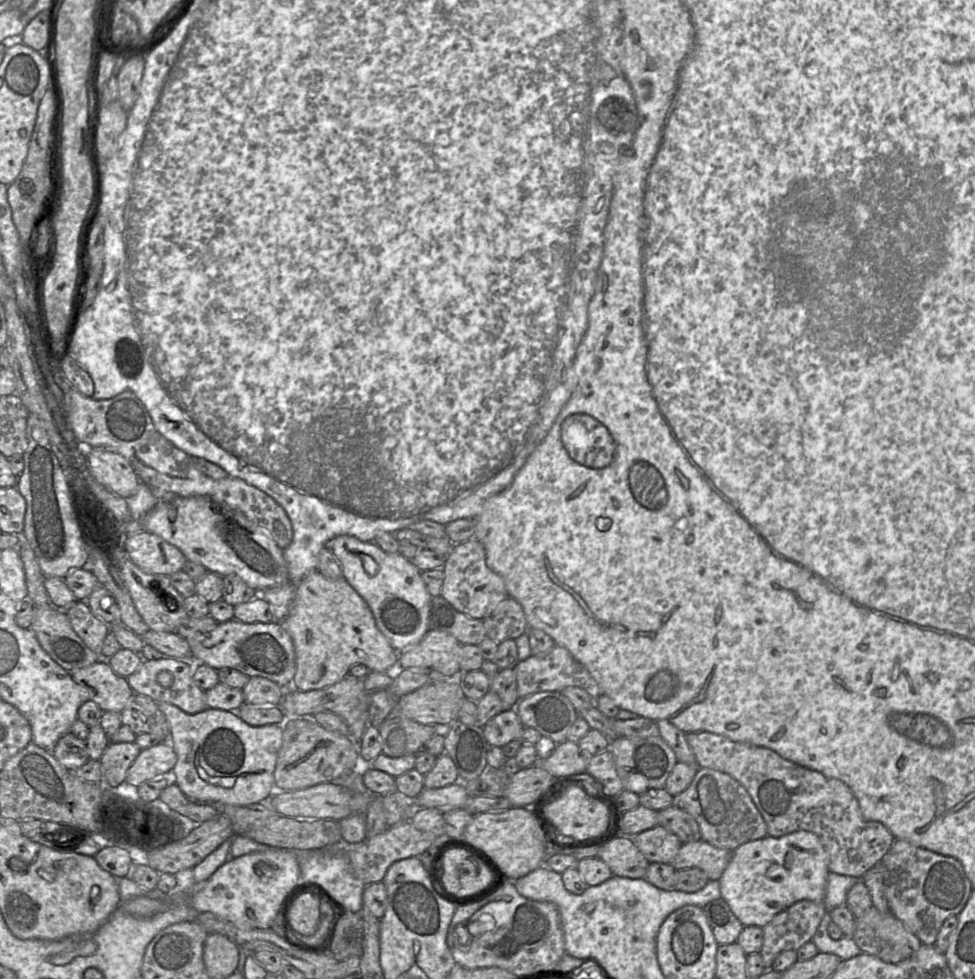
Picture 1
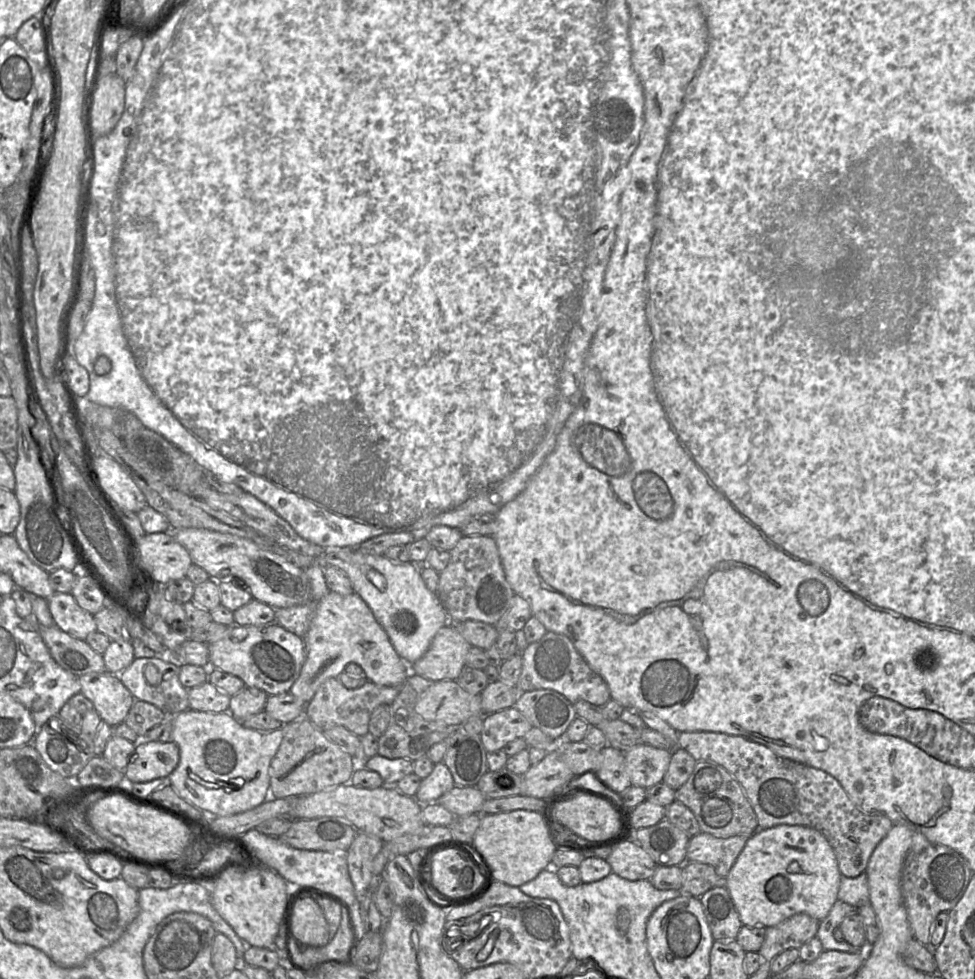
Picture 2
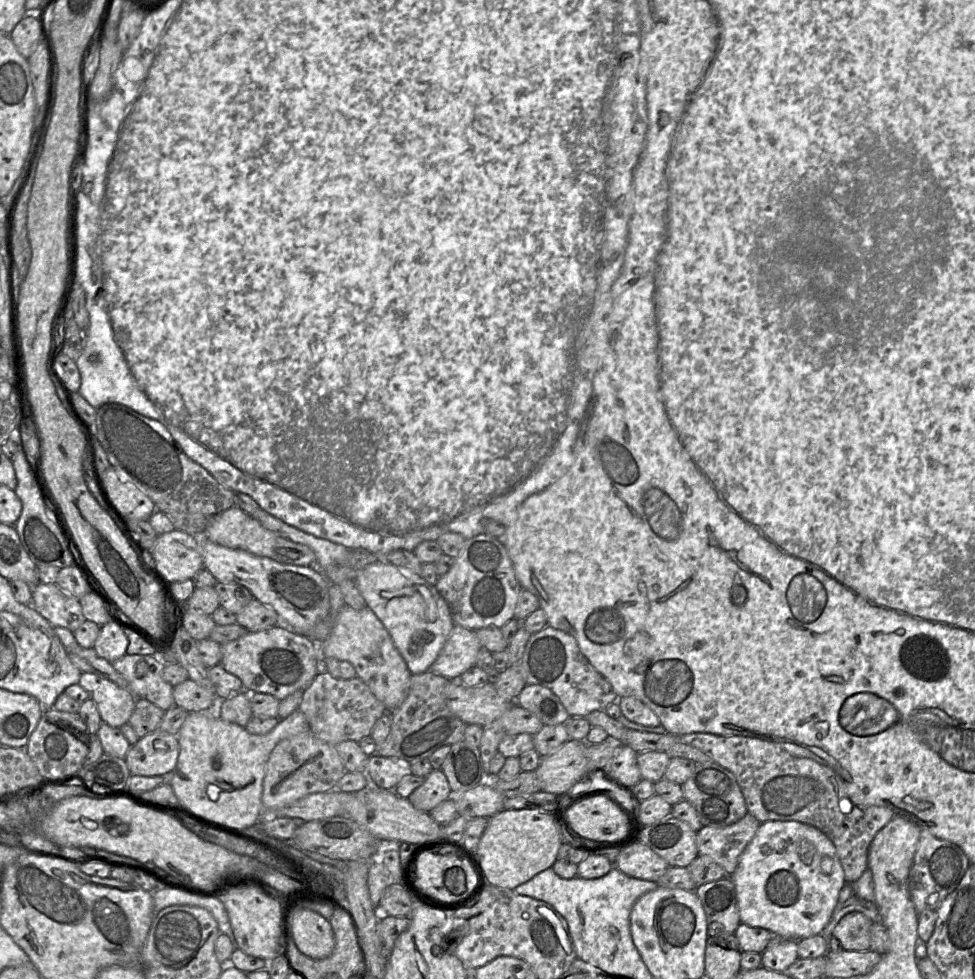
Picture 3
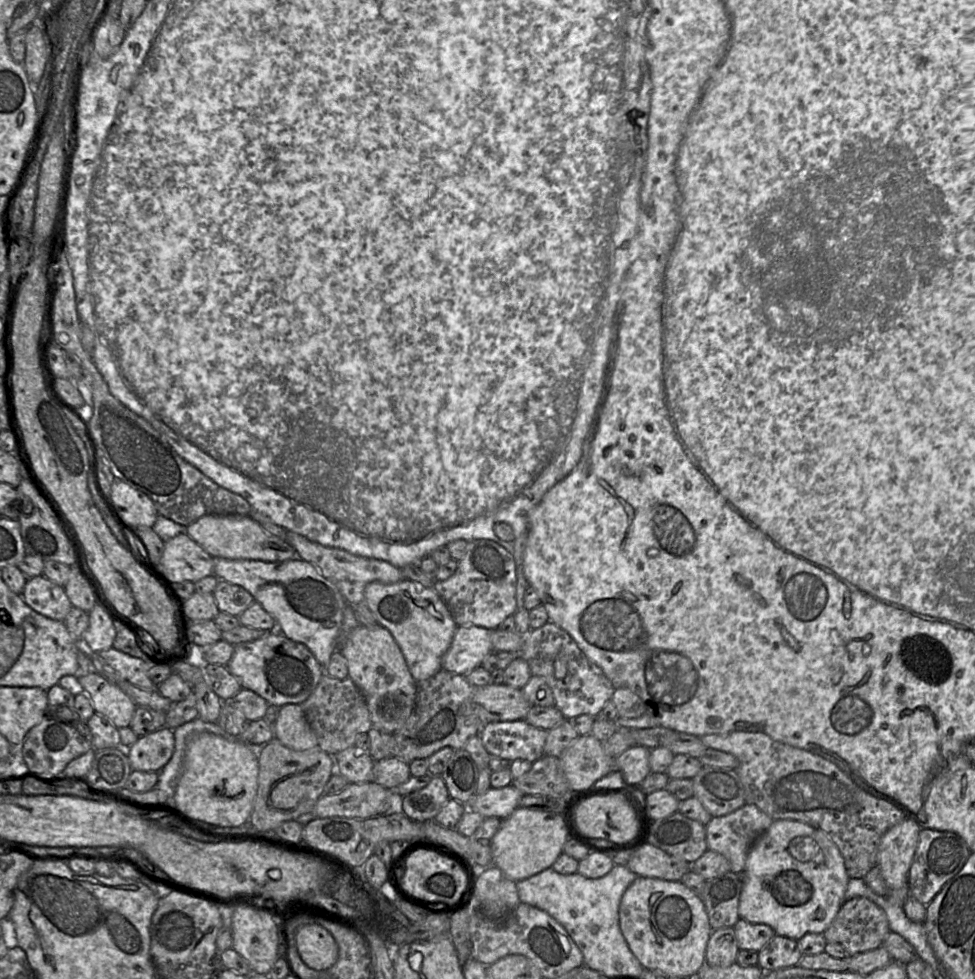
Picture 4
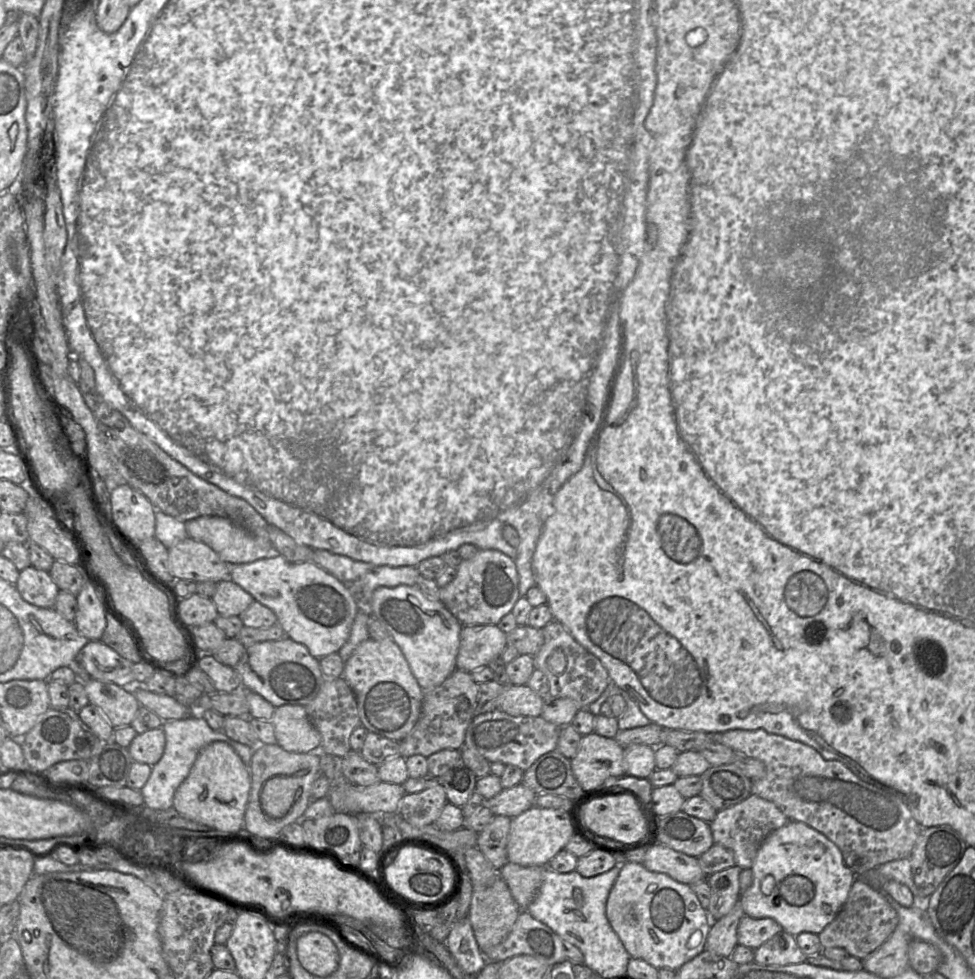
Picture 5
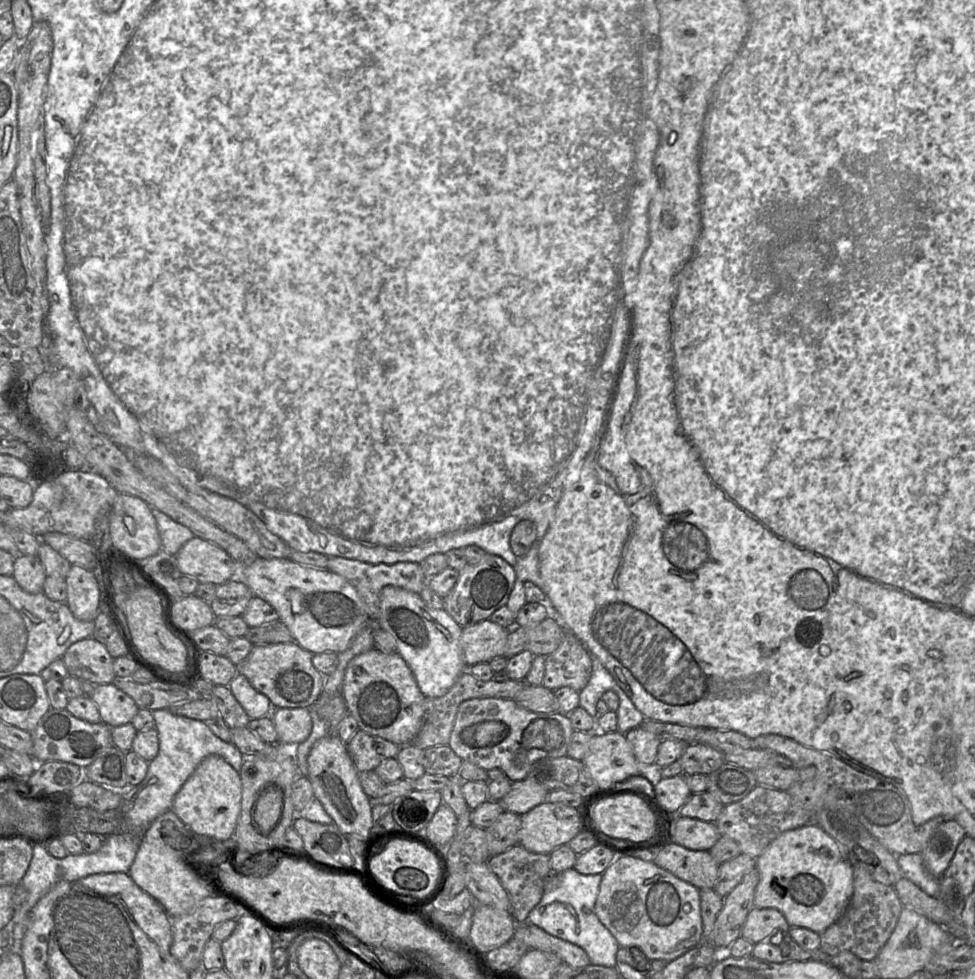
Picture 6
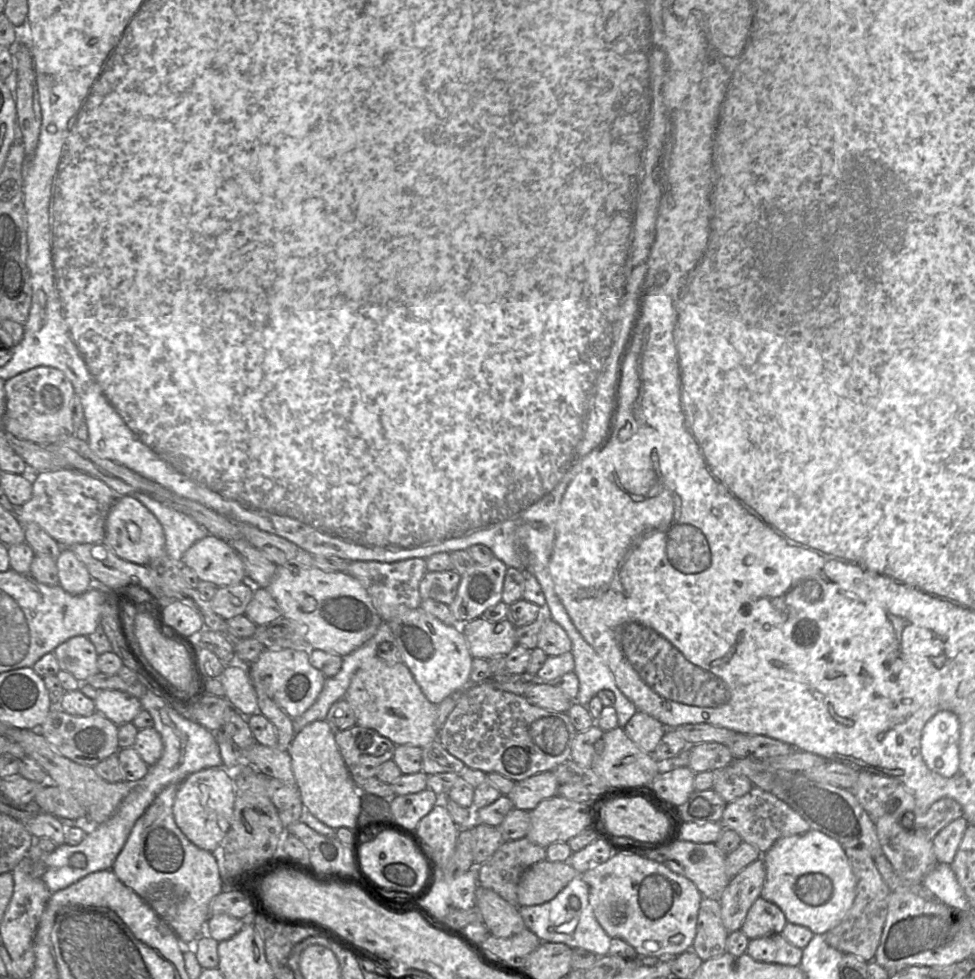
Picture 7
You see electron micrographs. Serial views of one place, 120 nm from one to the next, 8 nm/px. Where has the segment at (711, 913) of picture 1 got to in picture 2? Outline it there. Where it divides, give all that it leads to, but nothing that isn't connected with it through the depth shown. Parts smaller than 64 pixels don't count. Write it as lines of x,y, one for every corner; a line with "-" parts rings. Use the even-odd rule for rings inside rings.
726,886
710,888
700,901
714,940
735,940
742,921

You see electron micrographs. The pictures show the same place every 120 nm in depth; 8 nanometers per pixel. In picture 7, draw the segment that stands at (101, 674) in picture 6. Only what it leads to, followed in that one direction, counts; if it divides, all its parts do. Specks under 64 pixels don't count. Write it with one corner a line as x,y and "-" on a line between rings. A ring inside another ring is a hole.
75,636
57,646
53,651
60,670
70,673
79,682
99,672
98,653
87,636

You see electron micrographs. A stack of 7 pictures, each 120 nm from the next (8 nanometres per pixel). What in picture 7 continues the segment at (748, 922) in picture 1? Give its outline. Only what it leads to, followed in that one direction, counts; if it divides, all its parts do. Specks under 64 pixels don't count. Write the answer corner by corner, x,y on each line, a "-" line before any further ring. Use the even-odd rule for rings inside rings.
810,829
799,835
780,838
762,854
766,866
766,880
761,897
777,905
788,922
809,928
814,934
825,934
837,926
856,897
856,877
844,848
833,838

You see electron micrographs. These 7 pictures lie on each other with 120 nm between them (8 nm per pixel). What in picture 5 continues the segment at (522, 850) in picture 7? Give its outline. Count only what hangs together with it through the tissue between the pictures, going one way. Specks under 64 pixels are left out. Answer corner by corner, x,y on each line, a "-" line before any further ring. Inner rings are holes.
507,862
499,871
499,876
506,882
515,902
521,911
538,896
544,882
546,866
521,866

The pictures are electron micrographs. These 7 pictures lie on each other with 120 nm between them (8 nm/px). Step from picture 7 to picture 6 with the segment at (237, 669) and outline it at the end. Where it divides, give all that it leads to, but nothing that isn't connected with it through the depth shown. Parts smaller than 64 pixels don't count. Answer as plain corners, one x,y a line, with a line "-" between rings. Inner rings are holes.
238,673
228,687
250,719
271,713
273,707
268,697
257,691
243,674

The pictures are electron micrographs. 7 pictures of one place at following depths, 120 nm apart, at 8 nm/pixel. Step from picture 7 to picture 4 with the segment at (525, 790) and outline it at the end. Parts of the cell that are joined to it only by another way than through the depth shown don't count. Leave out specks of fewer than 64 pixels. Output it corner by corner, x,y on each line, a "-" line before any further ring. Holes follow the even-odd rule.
512,784
502,788
490,787
482,795
474,795
467,808
481,814
484,818
505,819
519,807
523,794

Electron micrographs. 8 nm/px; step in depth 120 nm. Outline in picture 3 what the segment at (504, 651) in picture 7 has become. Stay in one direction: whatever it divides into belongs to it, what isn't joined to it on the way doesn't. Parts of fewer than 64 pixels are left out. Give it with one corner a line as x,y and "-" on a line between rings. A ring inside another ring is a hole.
454,625
444,647
429,670
449,680
459,680
464,672
476,666
481,647
475,631

